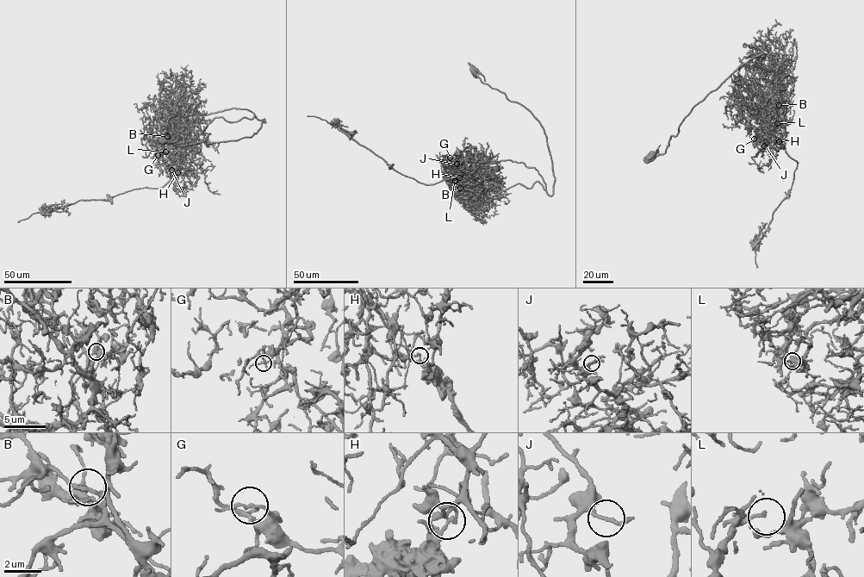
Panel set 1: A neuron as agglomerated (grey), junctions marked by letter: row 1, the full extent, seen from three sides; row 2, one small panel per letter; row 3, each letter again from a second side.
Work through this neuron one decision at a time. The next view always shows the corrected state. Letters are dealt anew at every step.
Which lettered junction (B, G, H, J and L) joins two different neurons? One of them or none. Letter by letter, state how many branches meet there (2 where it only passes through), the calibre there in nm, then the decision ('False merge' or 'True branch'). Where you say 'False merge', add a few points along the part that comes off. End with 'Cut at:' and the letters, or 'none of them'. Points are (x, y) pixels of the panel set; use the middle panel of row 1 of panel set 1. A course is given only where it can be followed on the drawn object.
B: Branches: 2. Thickness 180 nm. True branch
G: Branches: 2. Thickness 130 nm. True branch
H: Branches: 2. Thickness 180 nm. False merge. Course of the part to remove: (459, 177), (426, 185), (418, 183), (394, 170), (325, 120), (307, 115)
J: Branches: 2. Thickness 160 nm. True branch
L: Branches: 2. Thickness 150 nm. True branch
Cut at: H

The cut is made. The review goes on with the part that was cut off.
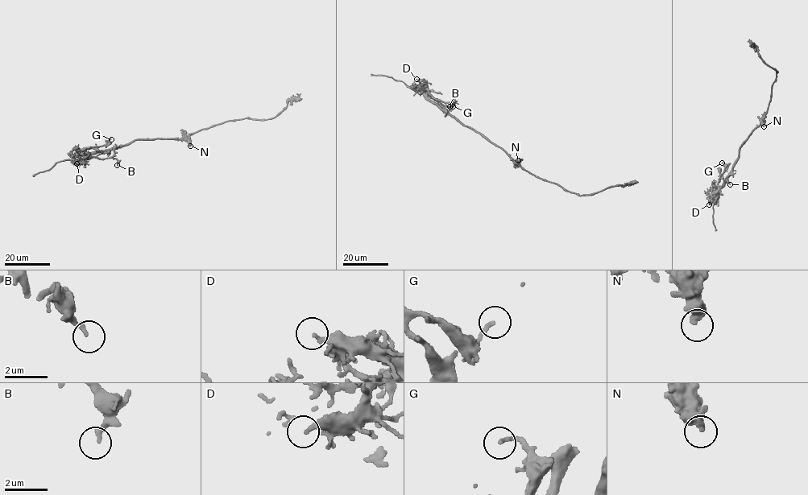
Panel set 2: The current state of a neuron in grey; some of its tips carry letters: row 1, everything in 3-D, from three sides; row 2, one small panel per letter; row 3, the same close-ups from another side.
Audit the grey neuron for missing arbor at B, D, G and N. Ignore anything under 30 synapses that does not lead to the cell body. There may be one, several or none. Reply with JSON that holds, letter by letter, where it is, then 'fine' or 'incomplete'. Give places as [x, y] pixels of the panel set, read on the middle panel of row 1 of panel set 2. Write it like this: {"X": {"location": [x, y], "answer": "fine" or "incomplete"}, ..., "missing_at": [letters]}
{"B": {"location": [449, 106], "answer": "fine"}, "D": {"location": [416, 79], "answer": "fine"}, "G": {"location": [453, 106], "answer": "fine"}, "N": {"location": [518, 160], "answer": "fine"}, "missing_at": []}

